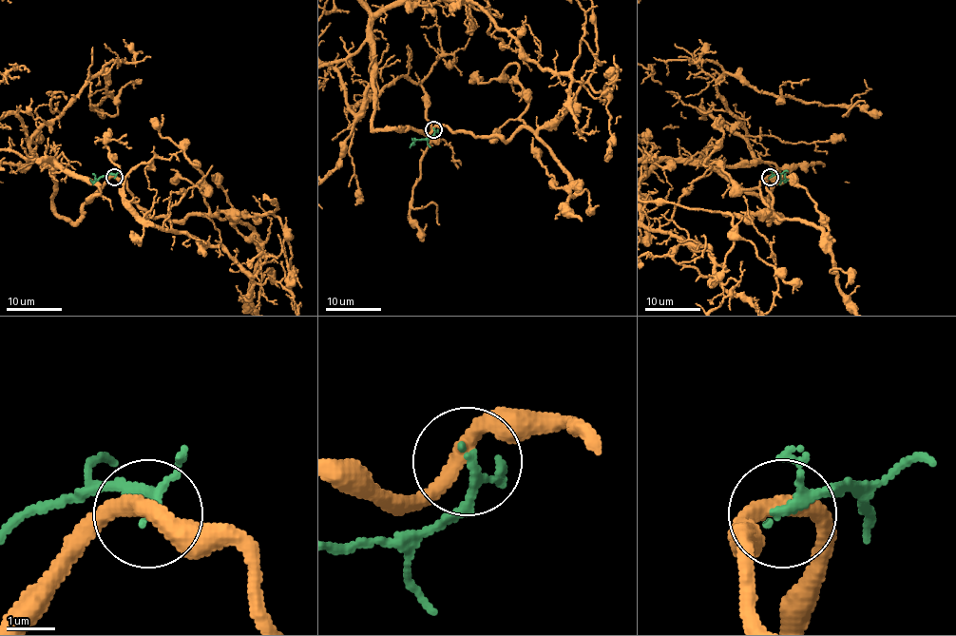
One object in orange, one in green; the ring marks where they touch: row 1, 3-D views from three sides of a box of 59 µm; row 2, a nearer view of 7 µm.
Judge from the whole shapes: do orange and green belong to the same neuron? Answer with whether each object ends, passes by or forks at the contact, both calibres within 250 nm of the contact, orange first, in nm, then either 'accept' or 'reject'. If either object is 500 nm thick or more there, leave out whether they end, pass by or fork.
orange passes by | green passes by | 360/150 nm | reject

